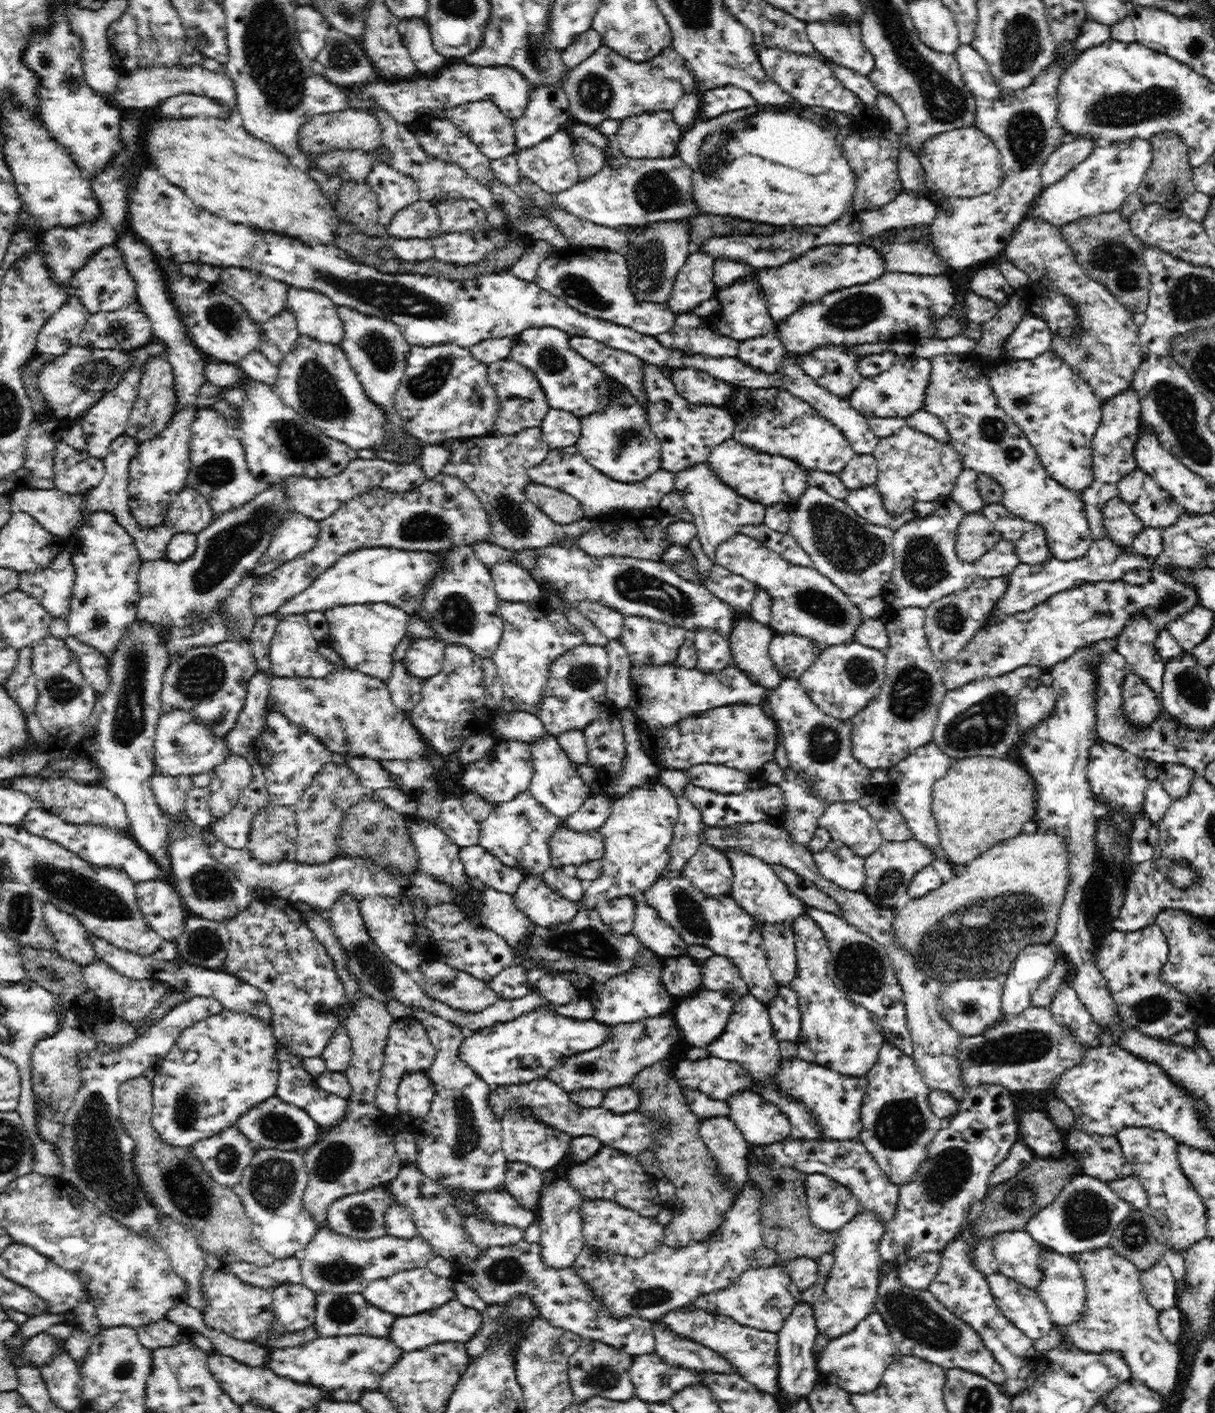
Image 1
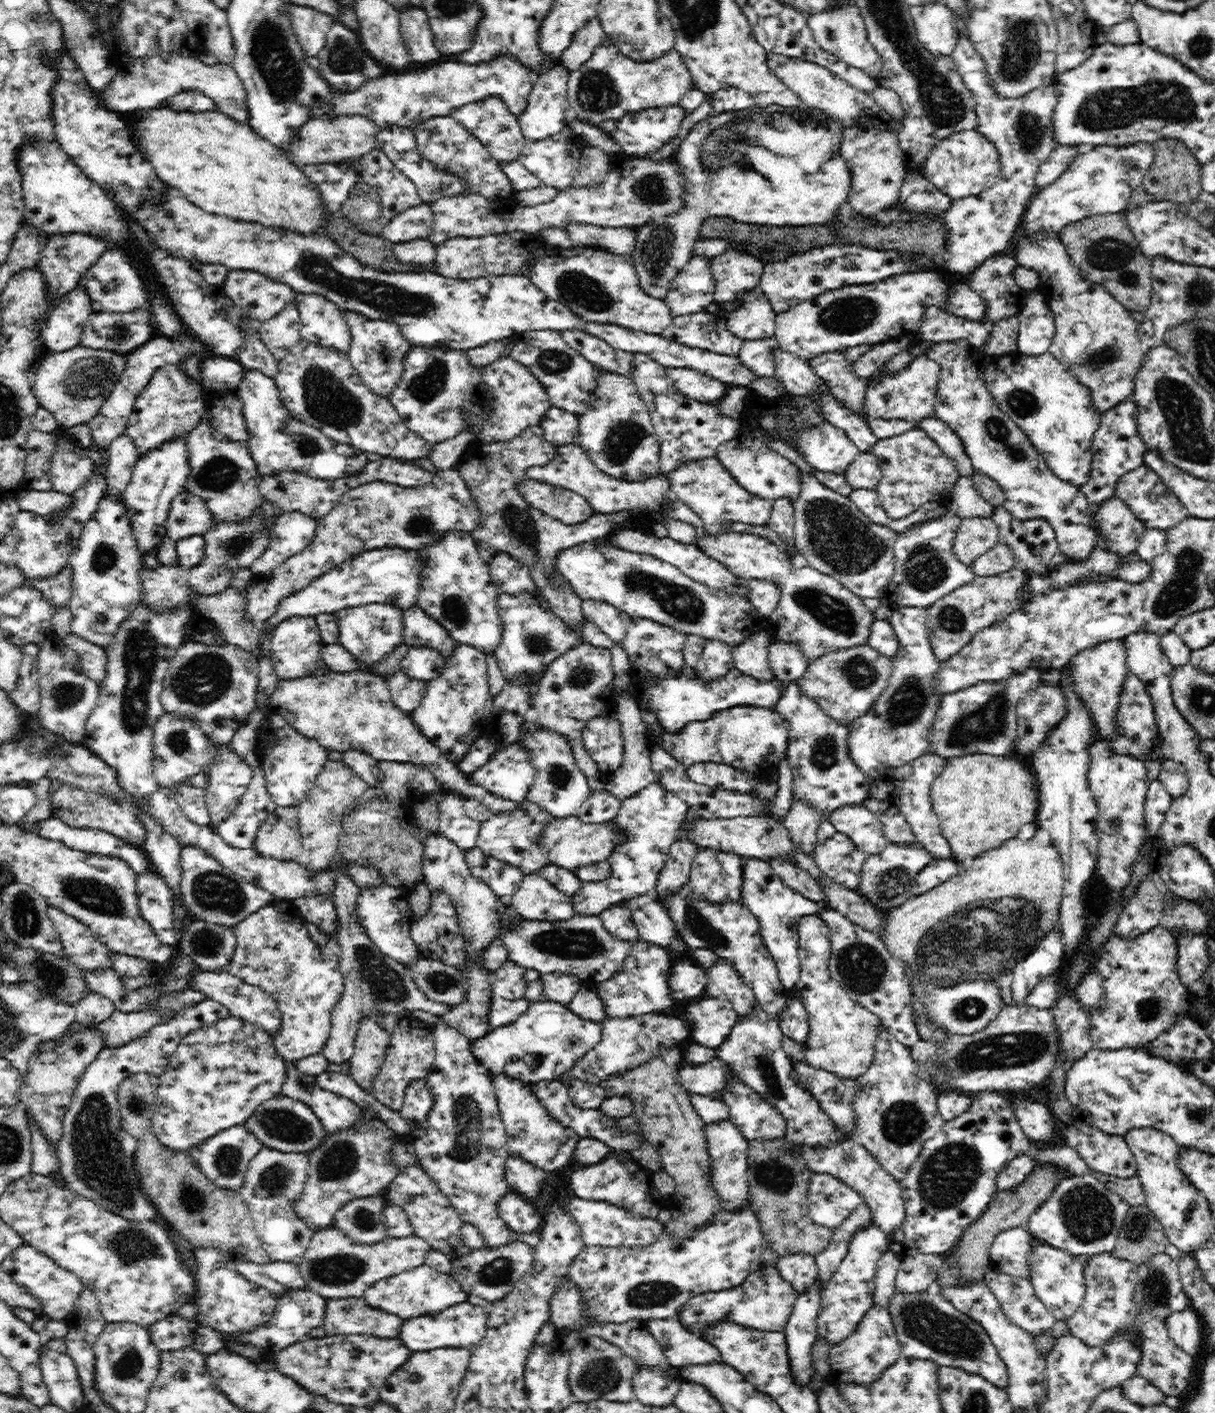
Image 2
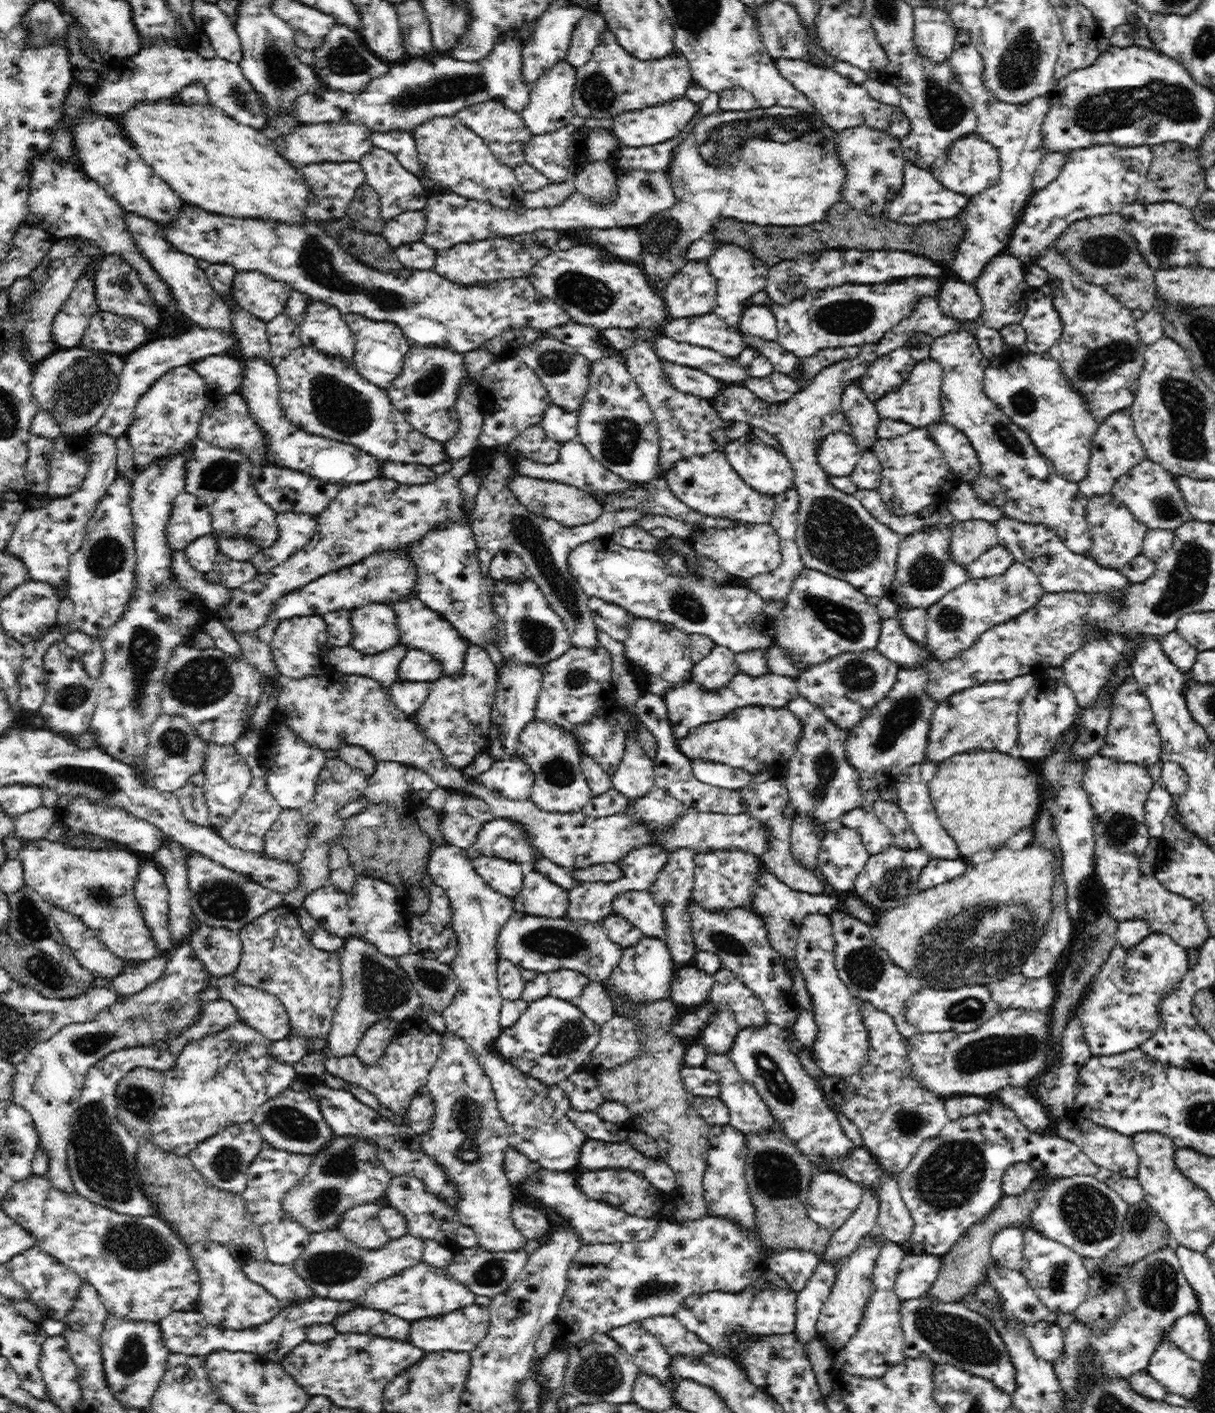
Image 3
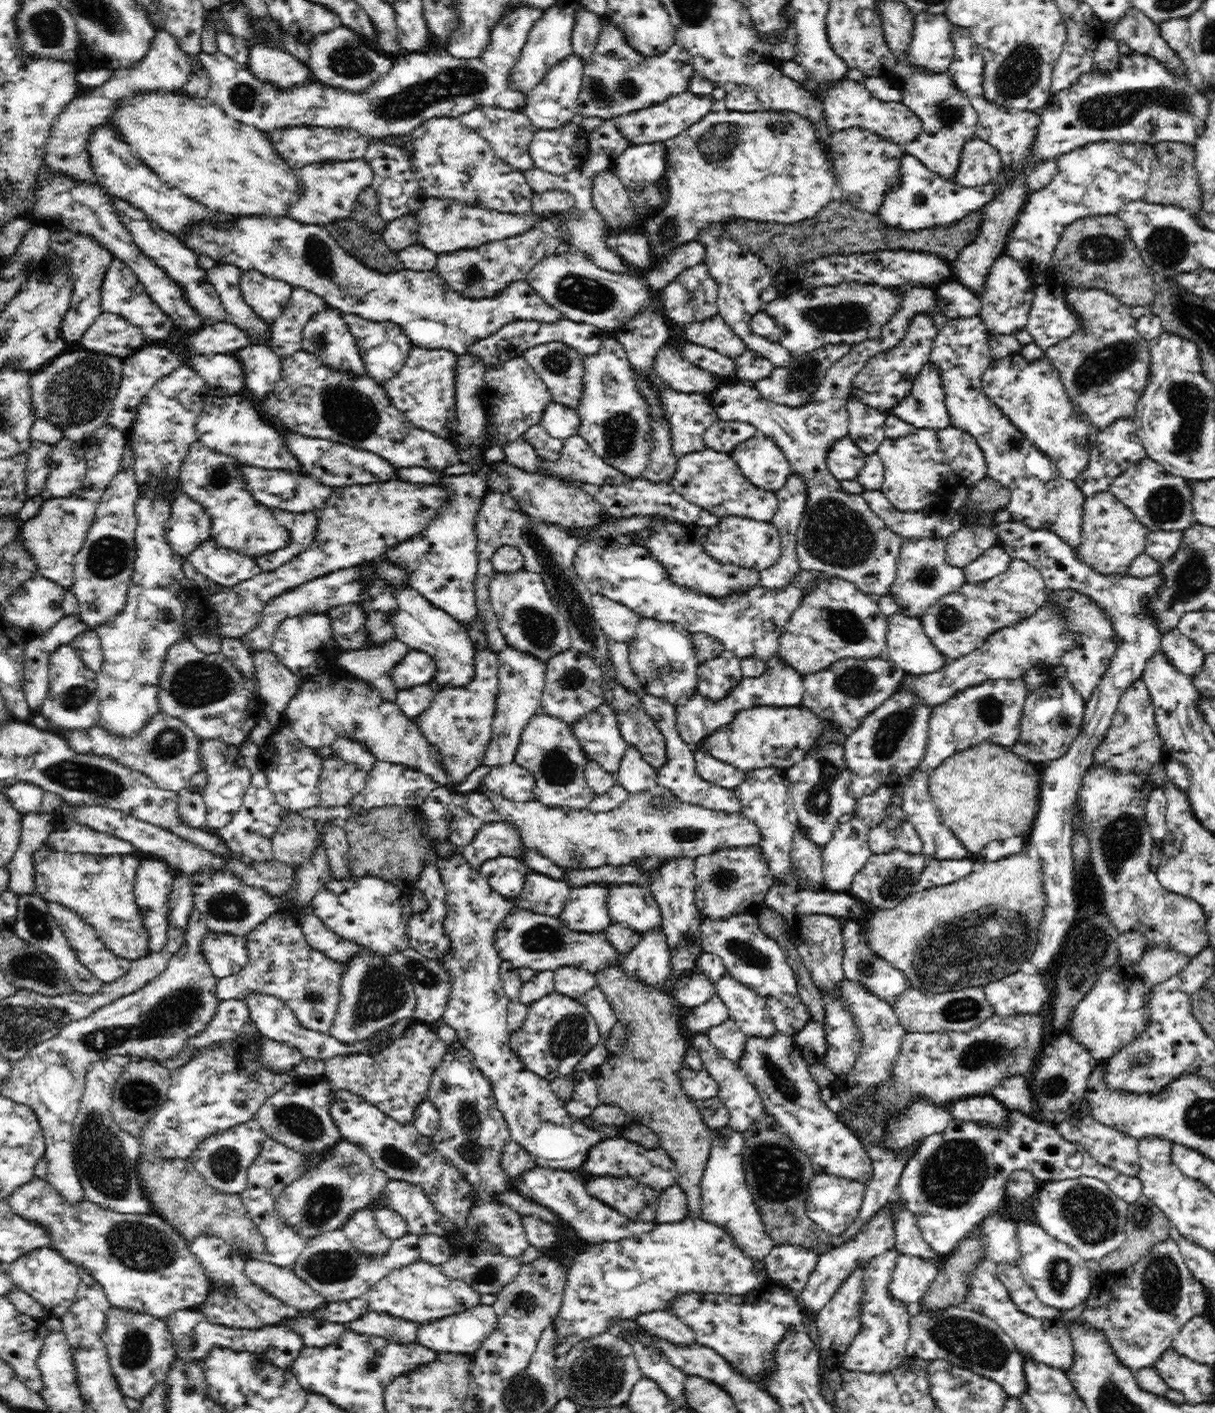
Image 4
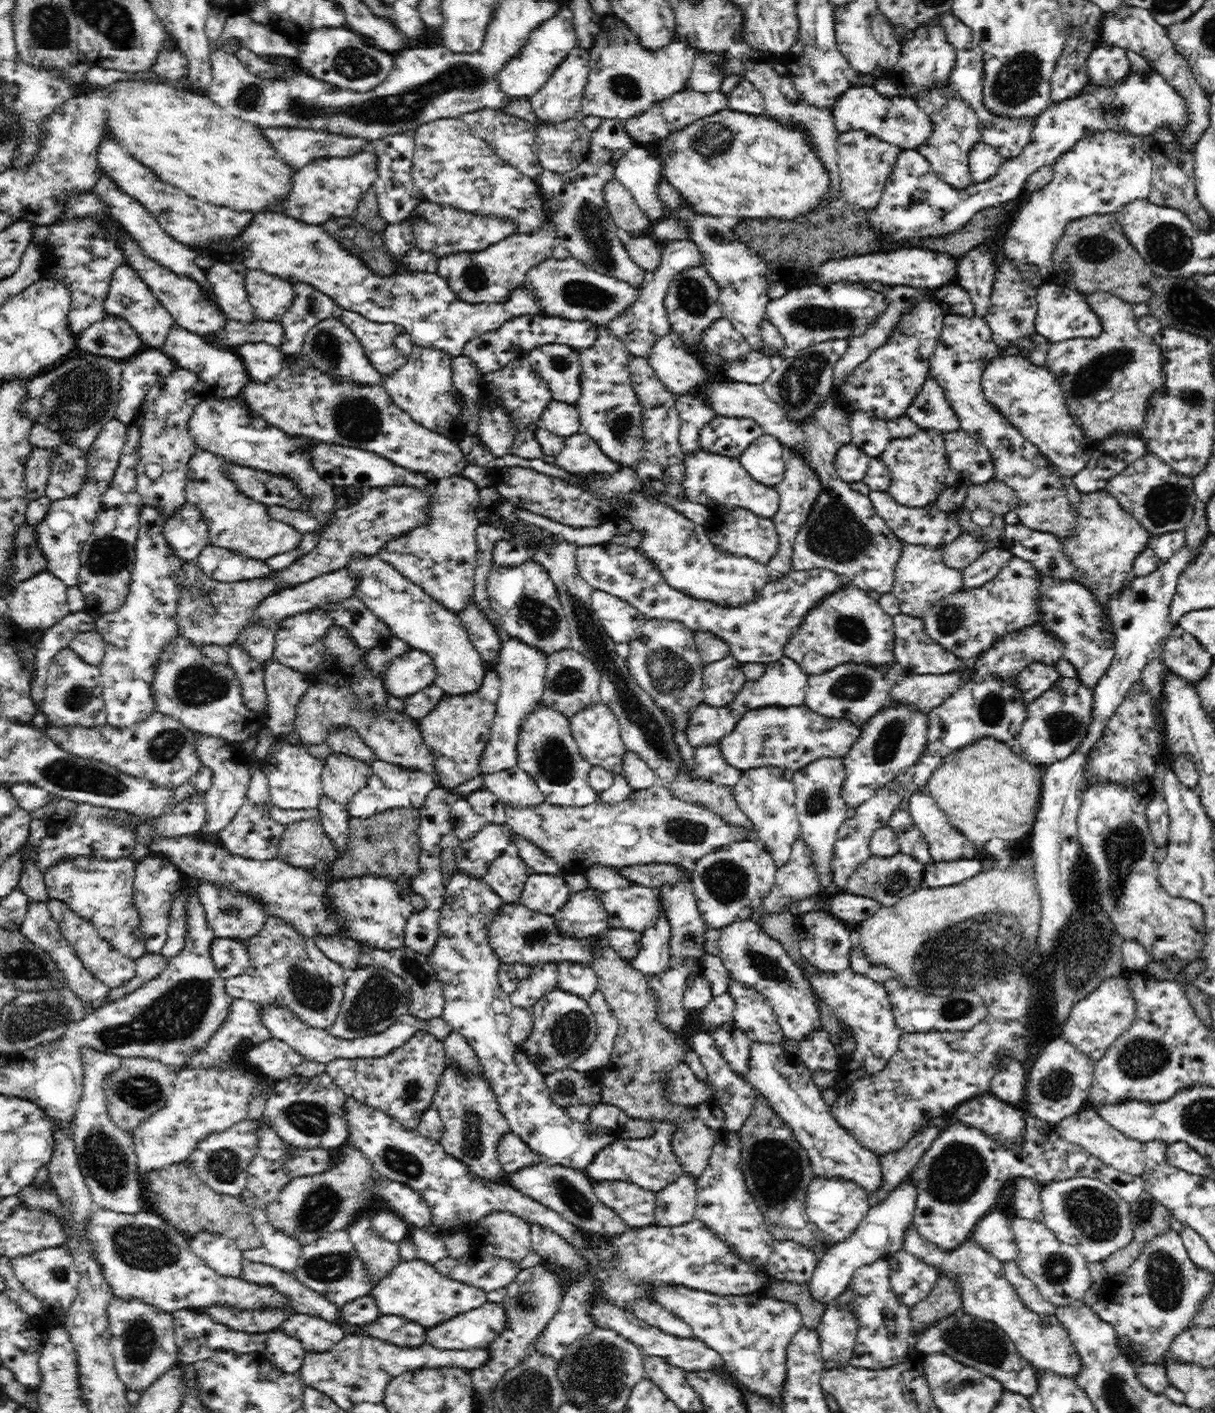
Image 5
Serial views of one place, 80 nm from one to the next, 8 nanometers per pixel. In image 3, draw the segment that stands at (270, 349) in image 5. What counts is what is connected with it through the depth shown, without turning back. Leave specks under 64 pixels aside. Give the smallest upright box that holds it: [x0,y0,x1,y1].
[238,354,384,484]

